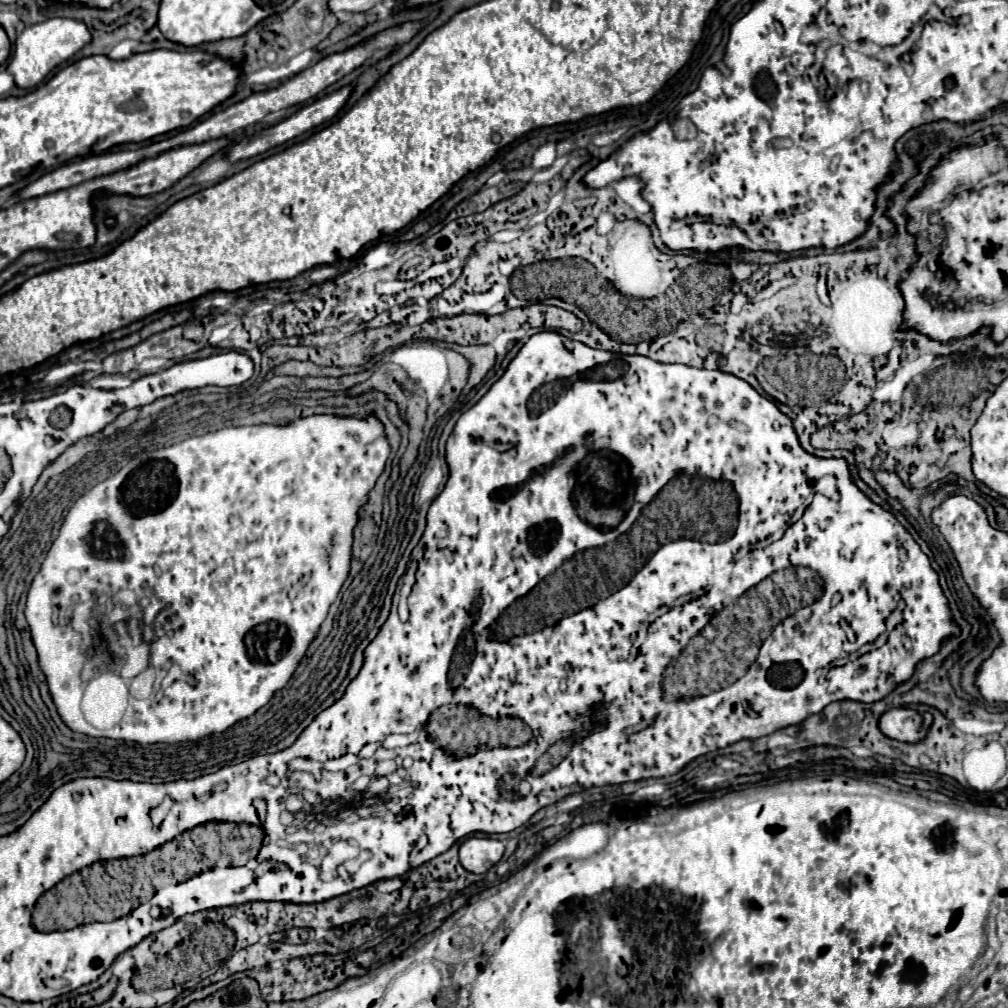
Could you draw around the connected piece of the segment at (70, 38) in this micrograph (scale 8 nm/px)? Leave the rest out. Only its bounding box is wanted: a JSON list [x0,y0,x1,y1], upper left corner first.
[8,19,90,89]

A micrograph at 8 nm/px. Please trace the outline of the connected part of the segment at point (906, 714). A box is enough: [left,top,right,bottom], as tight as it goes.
[878,709,932,743]

